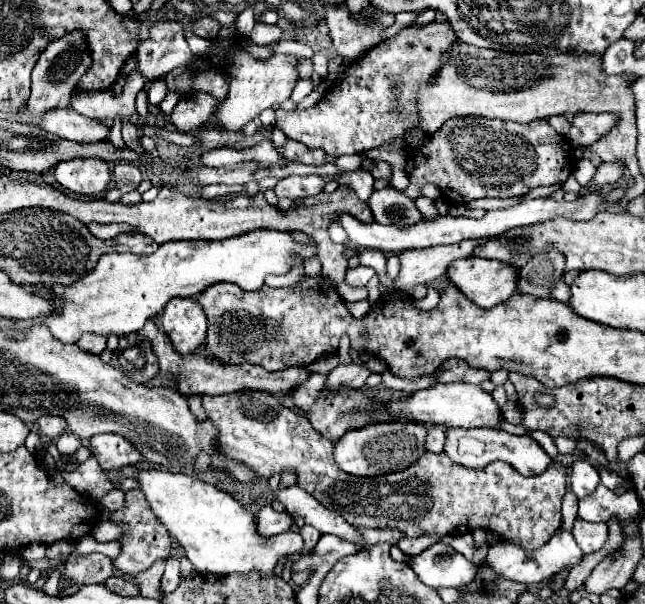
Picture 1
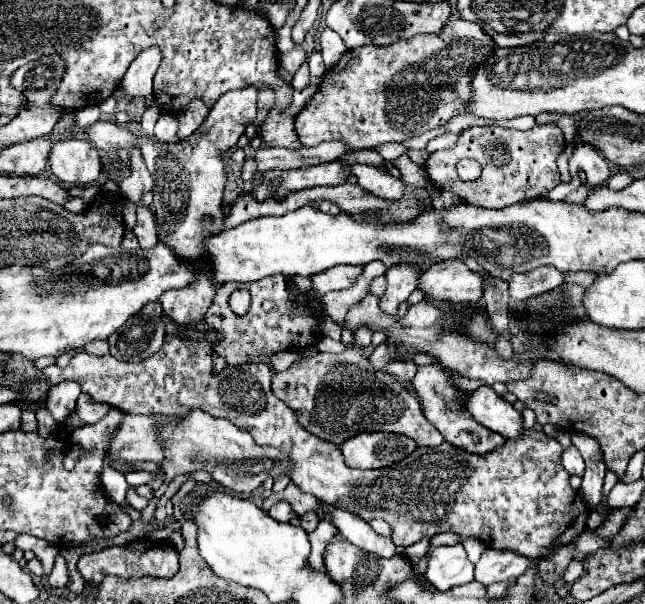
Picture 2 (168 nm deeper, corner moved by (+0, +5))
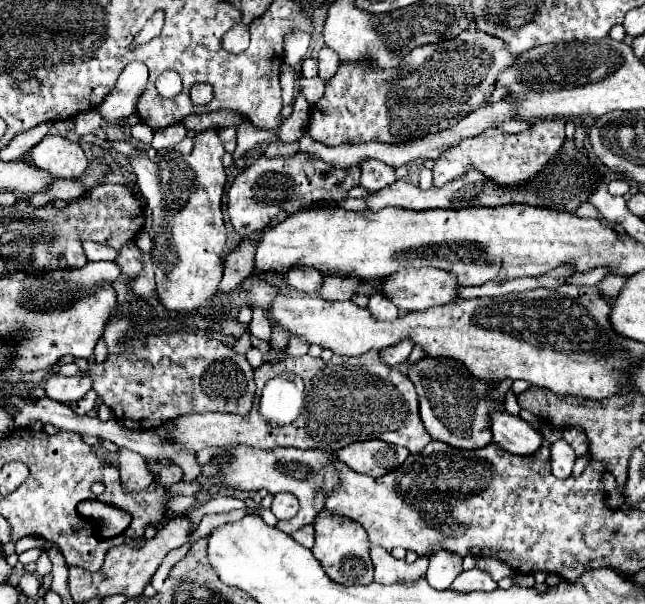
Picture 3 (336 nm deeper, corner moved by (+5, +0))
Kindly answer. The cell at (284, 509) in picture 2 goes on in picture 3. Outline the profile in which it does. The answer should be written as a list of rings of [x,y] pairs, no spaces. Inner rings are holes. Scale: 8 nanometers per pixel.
[[[274,494],[274,502],[272,502],[272,514],[278,518],[278,520],[290,520],[292,516],[296,516],[298,512],[298,502],[296,502],[296,496],[294,494]]]

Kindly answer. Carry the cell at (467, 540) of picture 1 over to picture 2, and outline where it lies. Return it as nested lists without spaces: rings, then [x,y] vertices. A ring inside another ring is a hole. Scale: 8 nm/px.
[[[425,536],[419,542],[408,546],[404,550],[404,556],[408,559],[417,559],[426,554],[430,547],[431,537]]]

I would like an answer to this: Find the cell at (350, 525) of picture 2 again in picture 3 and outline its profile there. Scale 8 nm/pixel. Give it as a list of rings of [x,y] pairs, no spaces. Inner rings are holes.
[[[372,546],[370,558],[374,564],[374,580],[380,584],[398,584],[398,582],[416,582],[424,578],[428,568],[428,558],[418,558],[414,564],[406,560],[396,560],[390,552]]]

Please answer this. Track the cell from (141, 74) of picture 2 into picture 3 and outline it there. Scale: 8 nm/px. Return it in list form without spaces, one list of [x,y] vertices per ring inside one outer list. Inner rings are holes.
[[[130,62],[118,78],[116,88],[96,108],[108,124],[120,124],[136,112],[136,98],[144,92],[148,68],[142,62]]]

